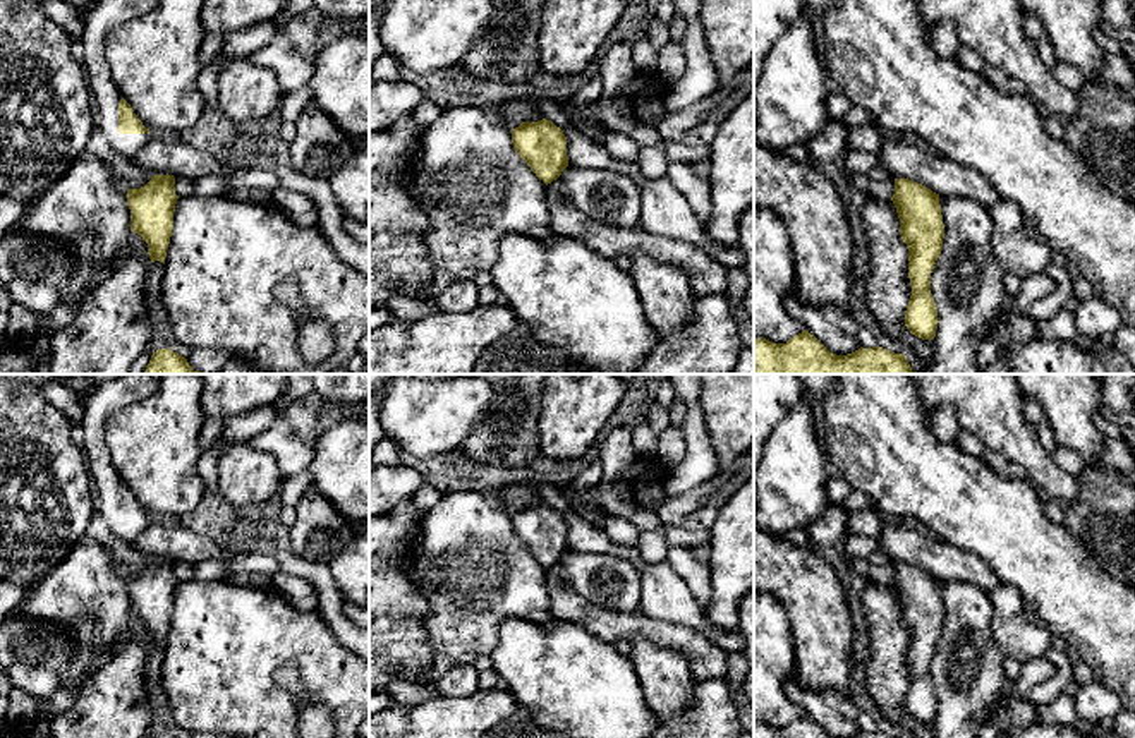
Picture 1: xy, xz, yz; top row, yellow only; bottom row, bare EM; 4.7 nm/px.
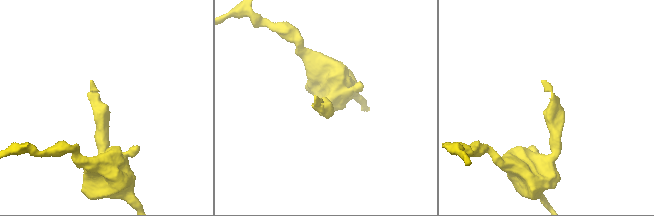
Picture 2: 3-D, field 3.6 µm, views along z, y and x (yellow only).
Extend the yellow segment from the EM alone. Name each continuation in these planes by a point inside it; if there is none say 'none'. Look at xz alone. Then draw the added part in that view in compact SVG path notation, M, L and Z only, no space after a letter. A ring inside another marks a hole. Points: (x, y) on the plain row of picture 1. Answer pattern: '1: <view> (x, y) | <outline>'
none

